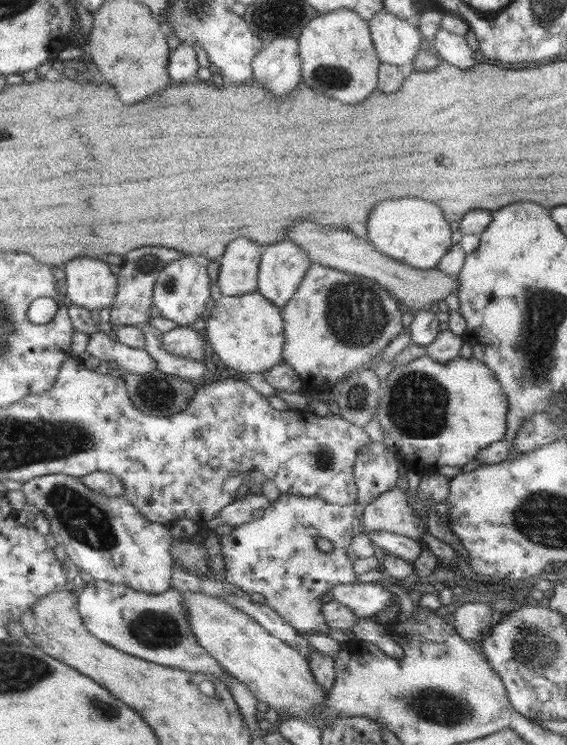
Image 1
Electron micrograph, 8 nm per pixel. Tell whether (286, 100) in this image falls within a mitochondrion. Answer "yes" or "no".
no

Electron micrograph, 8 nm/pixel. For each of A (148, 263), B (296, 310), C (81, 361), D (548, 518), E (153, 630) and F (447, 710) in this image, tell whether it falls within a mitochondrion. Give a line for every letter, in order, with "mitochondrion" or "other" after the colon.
A: mitochondrion
B: other
C: other
D: mitochondrion
E: mitochondrion
F: mitochondrion

